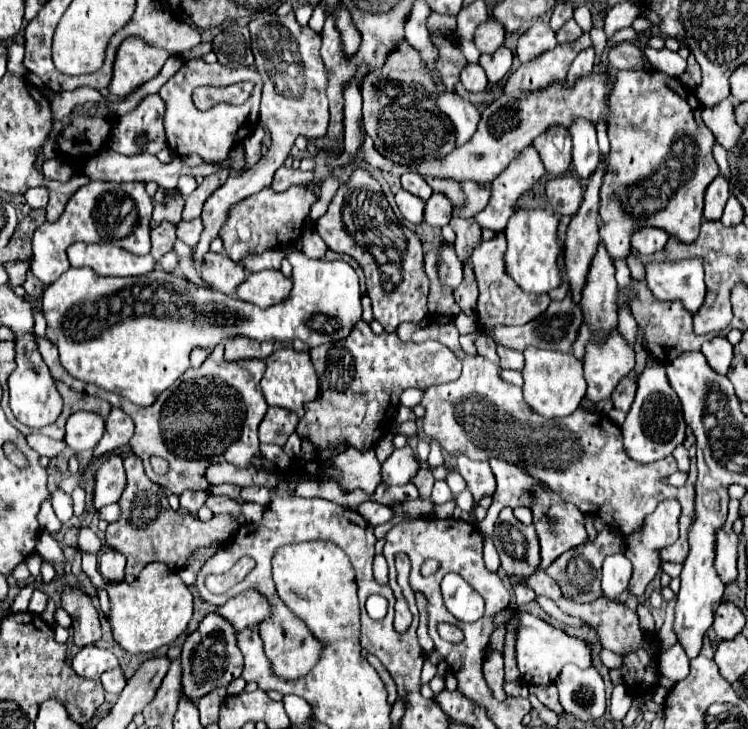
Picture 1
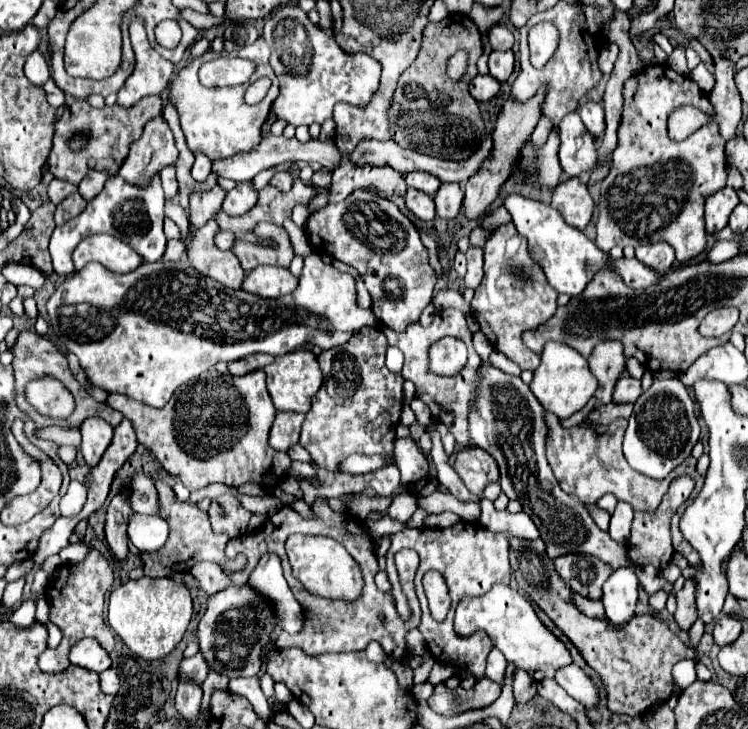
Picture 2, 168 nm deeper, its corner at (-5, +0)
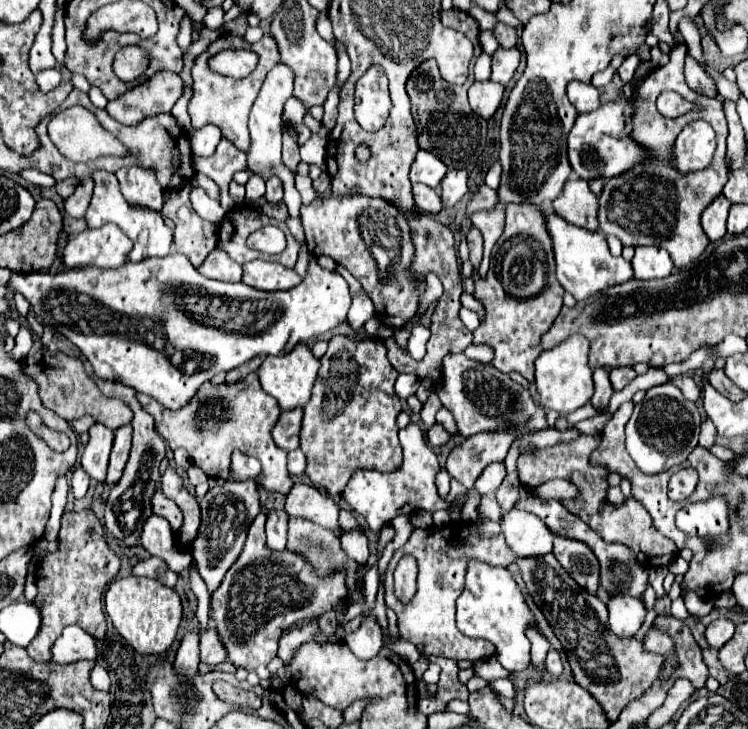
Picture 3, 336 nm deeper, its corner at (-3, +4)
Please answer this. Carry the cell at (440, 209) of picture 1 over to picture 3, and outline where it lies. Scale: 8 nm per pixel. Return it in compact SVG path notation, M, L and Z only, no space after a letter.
M449 169L441 181L441 199L443 207L453 207L467 193L467 169Z

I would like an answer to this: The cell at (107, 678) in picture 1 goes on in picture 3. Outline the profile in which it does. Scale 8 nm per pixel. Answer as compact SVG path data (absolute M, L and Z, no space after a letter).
M95 665L95 667L93 667L93 671L91 671L91 683L93 683L93 687L95 687L95 689L109 691L111 681L109 681L107 671L105 671L101 665Z

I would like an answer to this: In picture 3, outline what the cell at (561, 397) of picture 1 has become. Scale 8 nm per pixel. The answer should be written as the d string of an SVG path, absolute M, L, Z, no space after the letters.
M573 335L557 347L543 351L535 361L535 383L539 393L539 403L561 415L567 415L583 407L593 395L593 377L589 367L589 339L583 335Z

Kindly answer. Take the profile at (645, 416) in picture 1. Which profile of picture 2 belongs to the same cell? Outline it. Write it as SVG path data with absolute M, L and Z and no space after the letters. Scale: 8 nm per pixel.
M679 377L671 379L655 379L653 385L639 395L635 401L633 415L629 417L629 427L625 431L623 453L627 463L655 479L663 479L673 471L679 463L683 463L689 455L693 445L699 439L699 423L695 417L695 403L681 383Z

